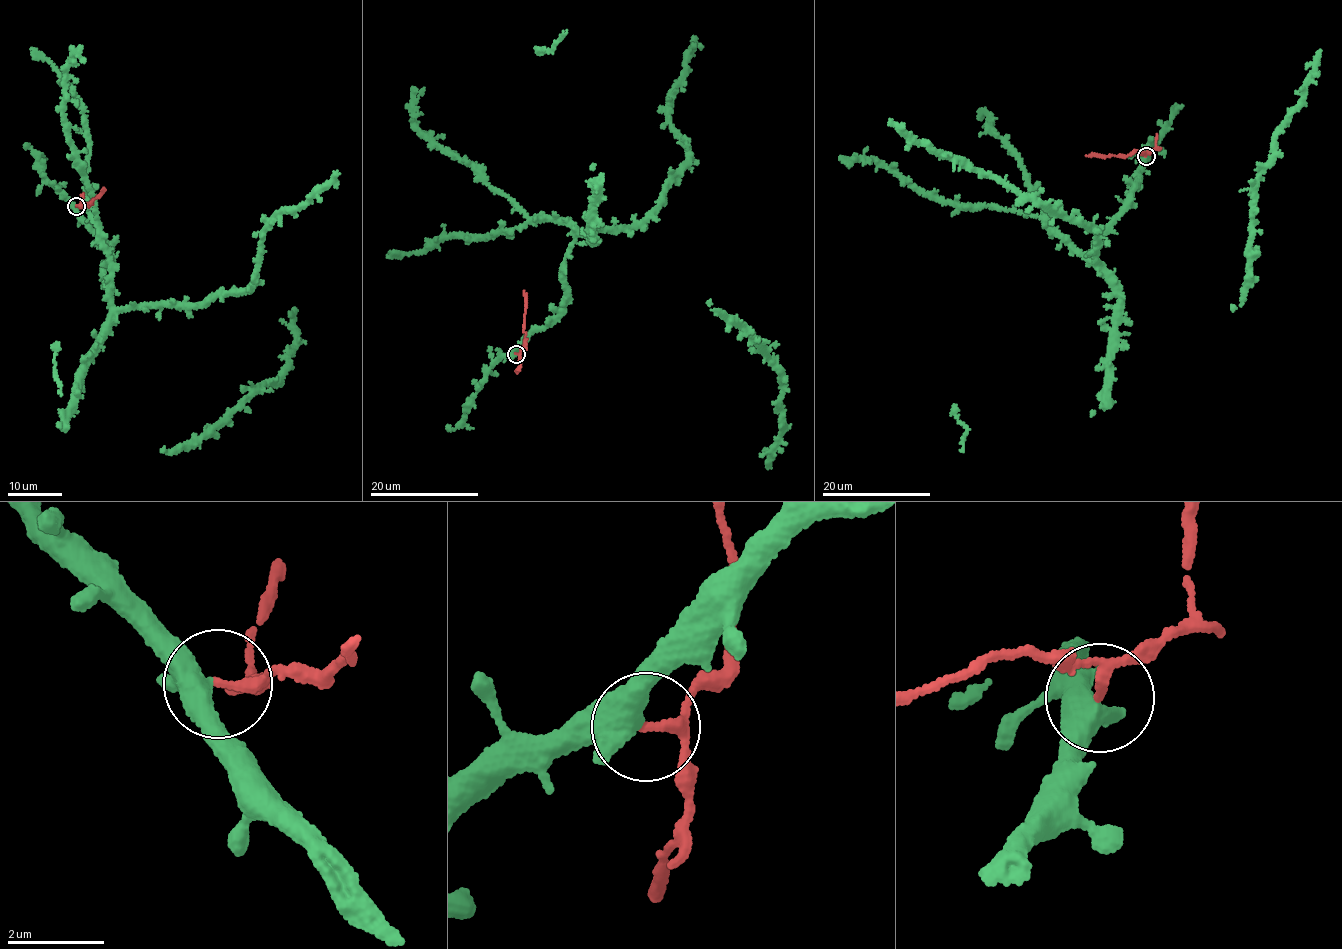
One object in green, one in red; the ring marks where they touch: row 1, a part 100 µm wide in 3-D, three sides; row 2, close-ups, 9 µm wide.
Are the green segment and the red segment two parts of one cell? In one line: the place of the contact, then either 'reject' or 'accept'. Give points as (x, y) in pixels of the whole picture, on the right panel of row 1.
(1146, 156) | reject

